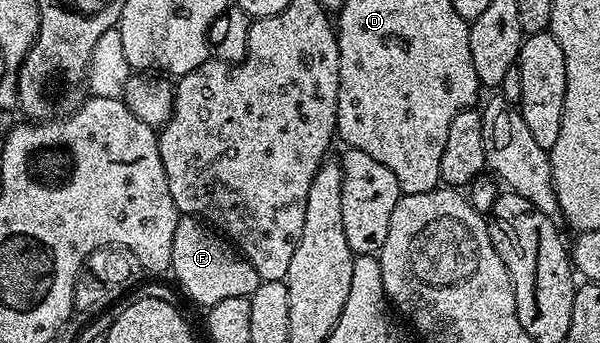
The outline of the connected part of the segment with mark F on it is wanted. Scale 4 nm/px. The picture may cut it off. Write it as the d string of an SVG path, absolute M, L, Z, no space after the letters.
M196 217L178 218L175 242L171 245L171 261L171 275L177 278L178 285L195 302L202 303L202 308L205 309L213 307L219 301L227 301L227 297L253 295L257 286L263 282L240 251Z

